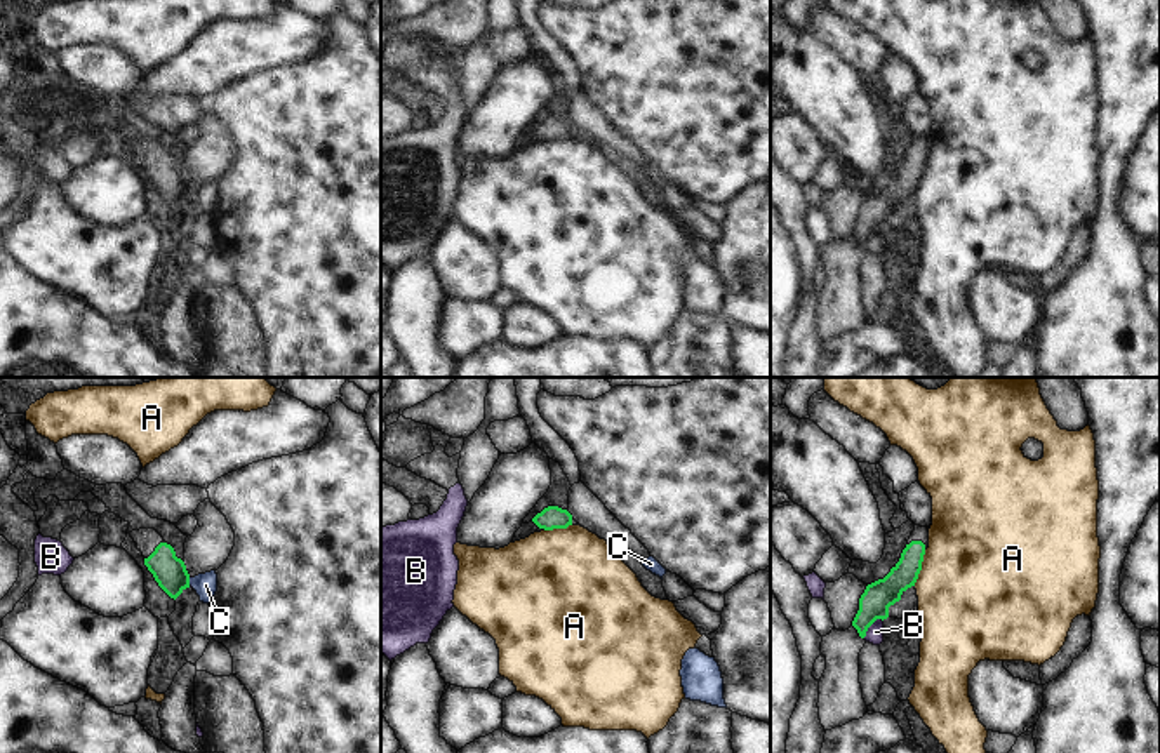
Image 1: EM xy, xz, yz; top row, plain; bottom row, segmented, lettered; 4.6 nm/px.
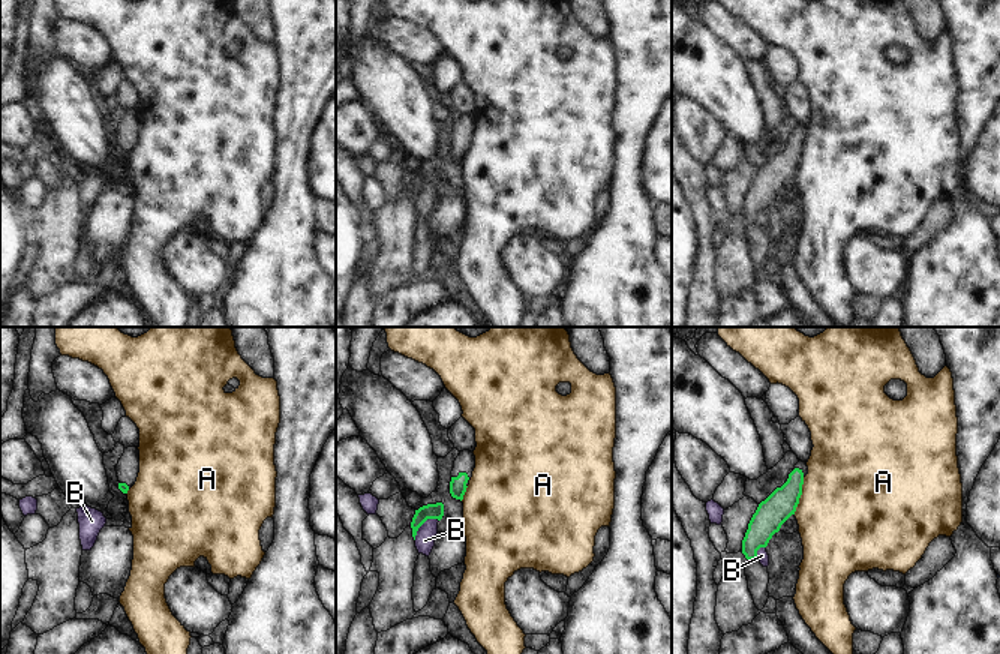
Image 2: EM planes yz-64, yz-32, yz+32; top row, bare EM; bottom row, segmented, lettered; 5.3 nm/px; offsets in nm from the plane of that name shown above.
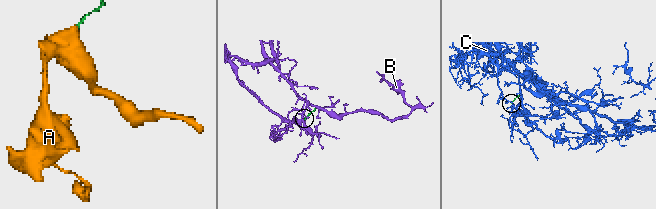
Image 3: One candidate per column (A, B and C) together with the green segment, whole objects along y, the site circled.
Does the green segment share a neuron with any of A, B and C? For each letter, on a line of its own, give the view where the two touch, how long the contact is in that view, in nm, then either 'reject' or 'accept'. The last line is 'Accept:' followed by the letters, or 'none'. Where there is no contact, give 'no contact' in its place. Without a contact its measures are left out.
A: yz | 180 nm | reject
B: yz | 130 nm | reject
C: xy | 40 nm | reject
Accept: none

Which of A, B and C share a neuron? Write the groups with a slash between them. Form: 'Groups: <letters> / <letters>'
Groups: A / B / C.

